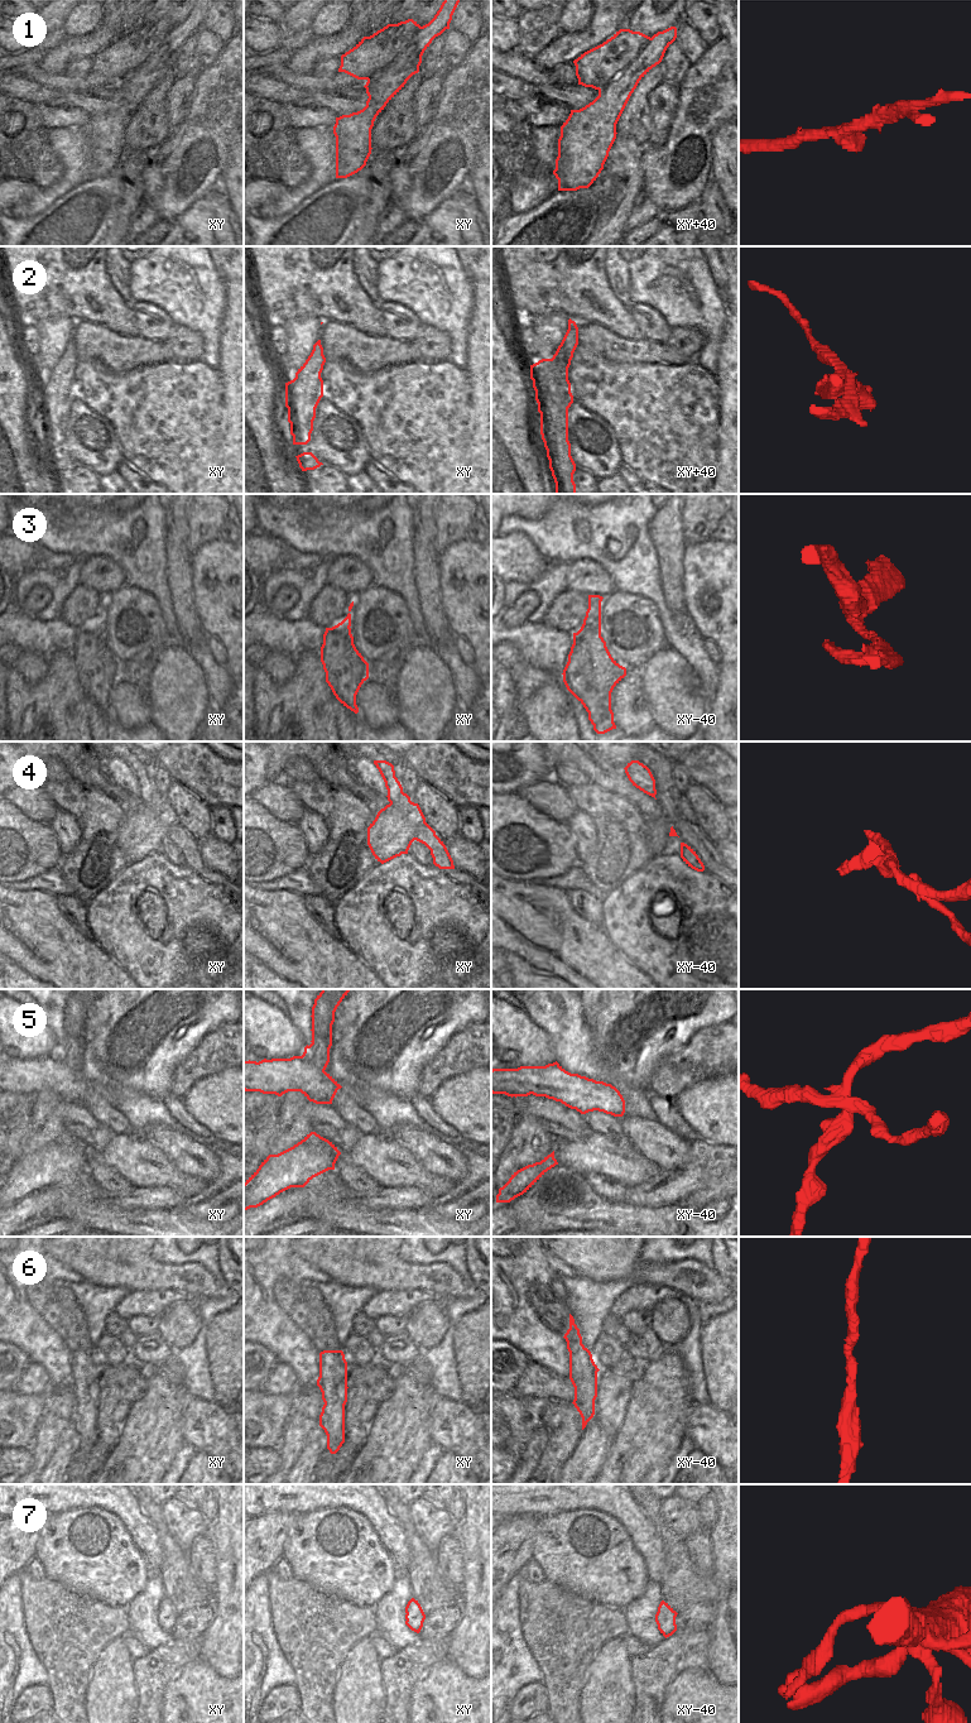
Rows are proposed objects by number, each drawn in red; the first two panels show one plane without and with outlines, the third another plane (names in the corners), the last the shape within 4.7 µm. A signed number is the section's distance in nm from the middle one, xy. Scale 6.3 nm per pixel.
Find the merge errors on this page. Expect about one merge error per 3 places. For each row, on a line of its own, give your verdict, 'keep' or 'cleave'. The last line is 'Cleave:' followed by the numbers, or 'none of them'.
1: cleave
2: cleave
3: cleave
4: cleave
5: cleave
6: keep
7: cleave
Cleave: 1, 2, 3, 4, 5, 7

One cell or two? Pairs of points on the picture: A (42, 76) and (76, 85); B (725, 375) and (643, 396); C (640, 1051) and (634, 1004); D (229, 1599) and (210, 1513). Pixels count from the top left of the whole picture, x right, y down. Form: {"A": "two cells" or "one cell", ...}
{"A": "one cell", "B": "two cells", "C": "one cell", "D": "two cells"}

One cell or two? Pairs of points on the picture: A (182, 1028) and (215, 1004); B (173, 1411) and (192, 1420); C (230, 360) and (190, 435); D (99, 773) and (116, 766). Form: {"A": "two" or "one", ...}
{"A": "one", "B": "two", "C": "two", "D": "two"}

